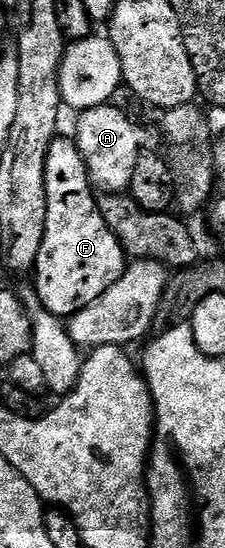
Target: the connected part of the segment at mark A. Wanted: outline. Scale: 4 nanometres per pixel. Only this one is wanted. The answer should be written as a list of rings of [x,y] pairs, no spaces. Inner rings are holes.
[[[107,103],[100,107],[83,109],[77,114],[78,150],[84,159],[87,171],[90,172],[91,182],[106,195],[122,195],[129,190],[132,174],[136,171],[136,159],[140,159],[144,151],[133,119],[116,106],[117,104]]]

